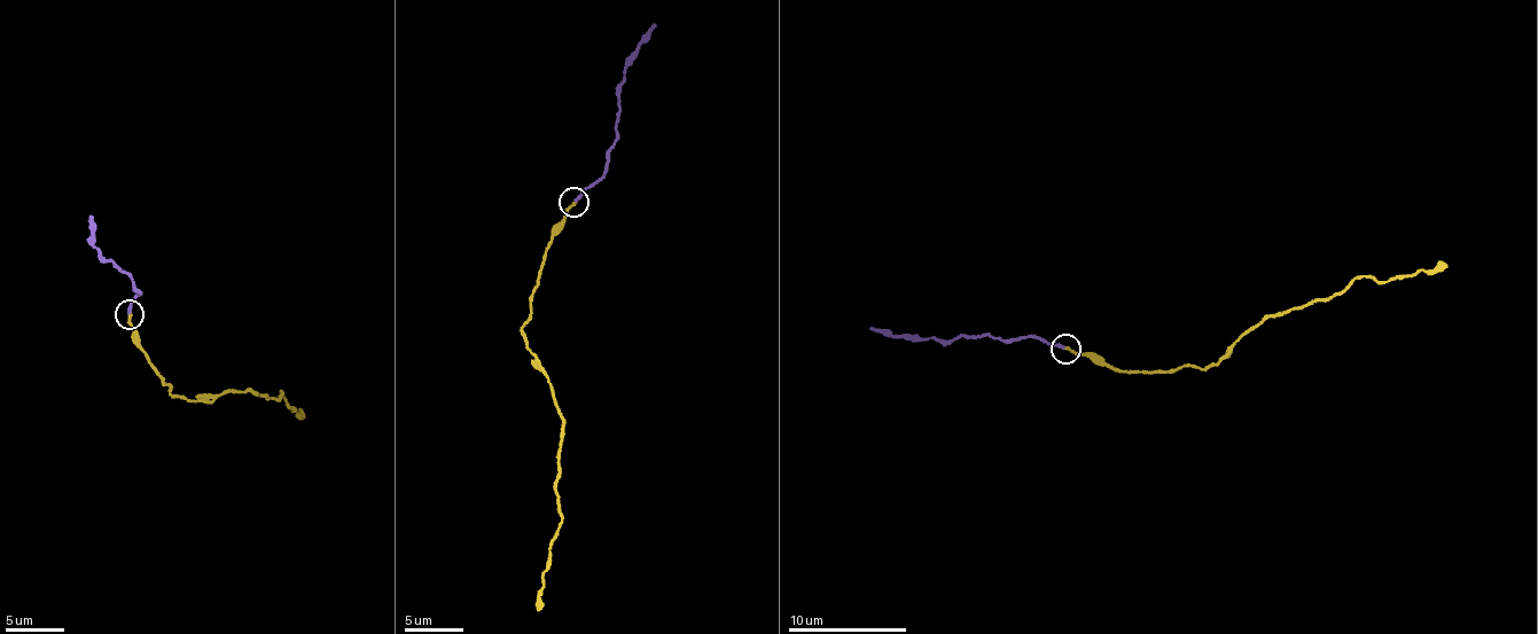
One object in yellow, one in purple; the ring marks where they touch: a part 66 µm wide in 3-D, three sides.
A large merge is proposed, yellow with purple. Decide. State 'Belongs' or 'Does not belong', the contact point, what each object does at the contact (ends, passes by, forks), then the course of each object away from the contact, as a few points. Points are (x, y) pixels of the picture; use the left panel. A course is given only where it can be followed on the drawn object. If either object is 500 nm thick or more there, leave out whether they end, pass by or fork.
Belongs. Place: (130, 314). At the ring yellow ends. At the ring purple ends. Course of yellow: (129, 314), (149, 365), (173, 386), (171, 393), (187, 400), (251, 392), (278, 400), (281, 391), (303, 419). Course of purple: (129, 314), (139, 292), (88, 242), (92, 236), (90, 214)

